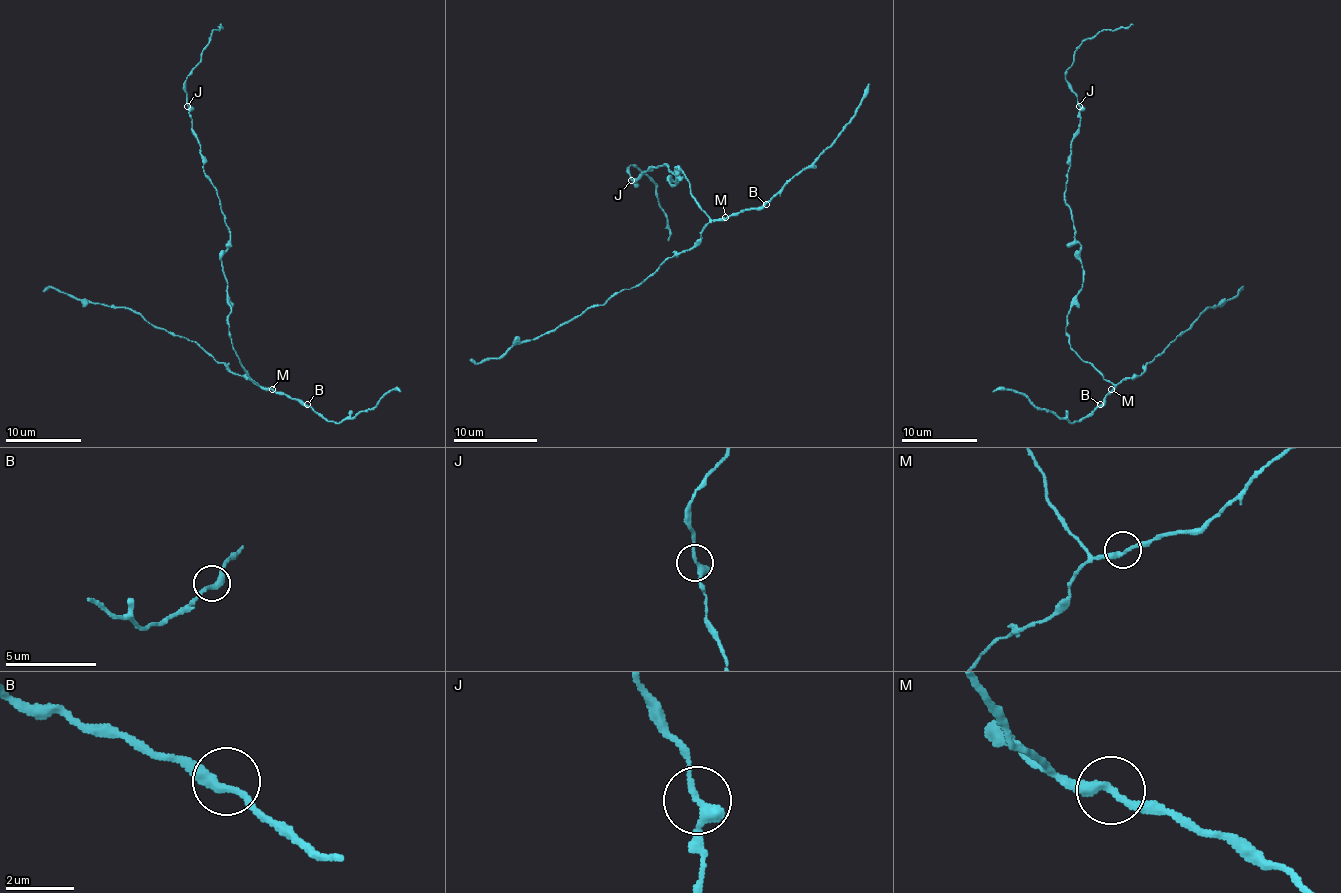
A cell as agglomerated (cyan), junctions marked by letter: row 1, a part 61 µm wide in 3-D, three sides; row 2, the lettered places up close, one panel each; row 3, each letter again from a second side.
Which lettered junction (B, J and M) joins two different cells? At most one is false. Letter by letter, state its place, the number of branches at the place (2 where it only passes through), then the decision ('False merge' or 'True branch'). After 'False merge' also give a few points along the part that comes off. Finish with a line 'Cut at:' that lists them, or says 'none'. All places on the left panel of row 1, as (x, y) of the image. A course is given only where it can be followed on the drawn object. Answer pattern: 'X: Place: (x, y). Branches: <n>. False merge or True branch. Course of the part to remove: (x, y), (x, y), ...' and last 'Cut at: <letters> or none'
B: Place: (307, 404). Branches: 2. True branch
J: Place: (187, 106). Branches: 2. True branch
M: Place: (272, 389). Branches: 2. True branch
Cut at: none

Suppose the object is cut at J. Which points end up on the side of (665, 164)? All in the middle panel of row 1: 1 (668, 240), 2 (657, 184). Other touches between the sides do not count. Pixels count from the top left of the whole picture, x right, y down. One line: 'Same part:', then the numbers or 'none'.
Same part: none

